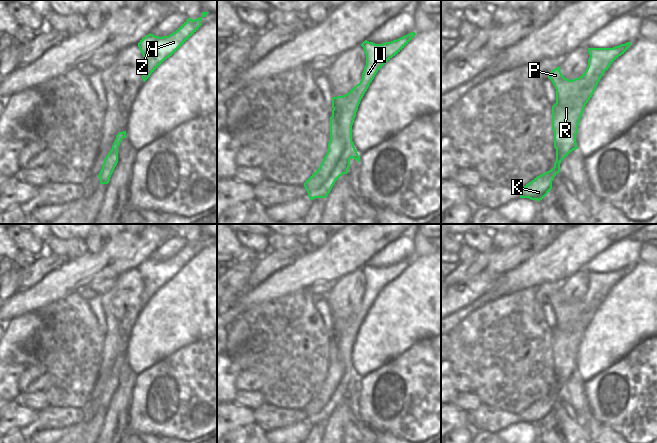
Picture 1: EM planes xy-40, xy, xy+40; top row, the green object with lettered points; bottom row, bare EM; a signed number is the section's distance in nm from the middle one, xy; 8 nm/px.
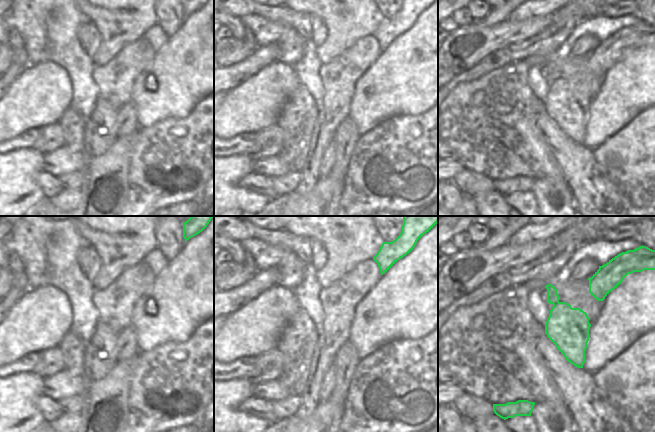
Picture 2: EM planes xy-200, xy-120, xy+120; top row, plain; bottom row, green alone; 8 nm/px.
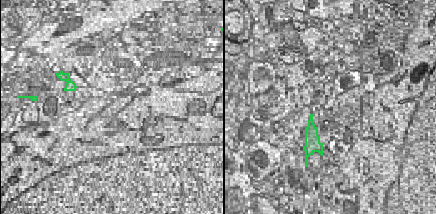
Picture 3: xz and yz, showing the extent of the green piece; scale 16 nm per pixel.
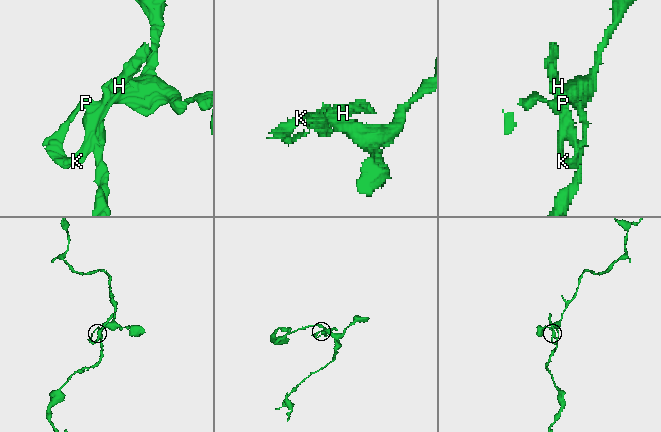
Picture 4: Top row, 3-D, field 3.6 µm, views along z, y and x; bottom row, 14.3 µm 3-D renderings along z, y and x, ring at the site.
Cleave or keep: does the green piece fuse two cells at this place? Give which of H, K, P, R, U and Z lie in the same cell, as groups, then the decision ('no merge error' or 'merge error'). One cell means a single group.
H K P U Z / R; merge error

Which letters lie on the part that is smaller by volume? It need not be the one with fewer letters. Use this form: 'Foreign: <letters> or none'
Foreign: H, K, P, U, Z

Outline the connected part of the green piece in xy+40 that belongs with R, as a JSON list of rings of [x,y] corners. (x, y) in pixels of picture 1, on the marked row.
[[[598,82],[582,90],[571,102],[556,100],[552,106],[552,129],[554,131],[554,148],[564,159],[576,150],[576,135],[584,107],[592,97]]]

